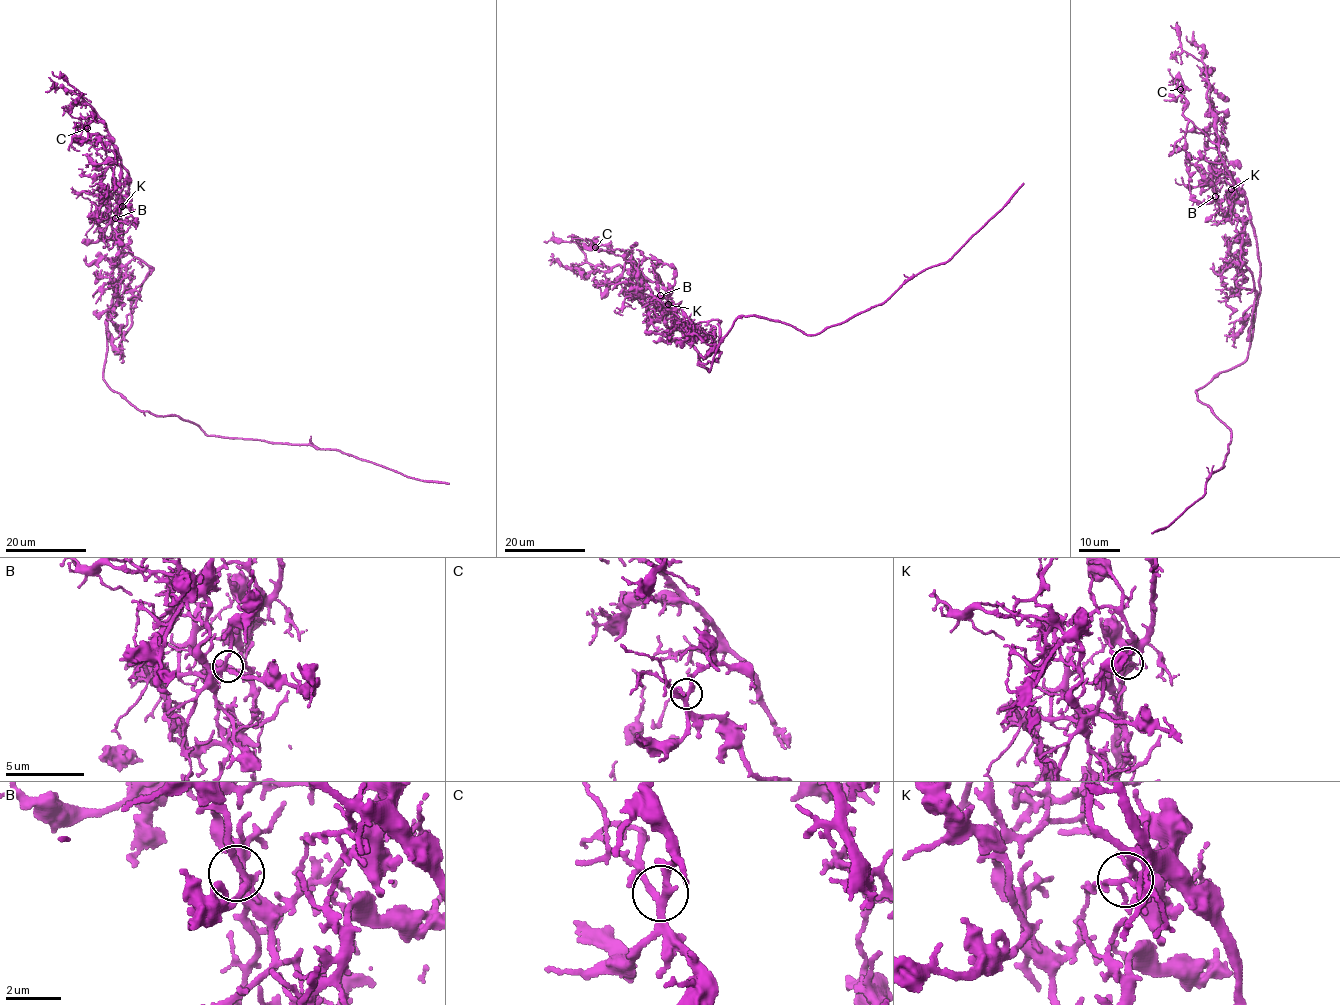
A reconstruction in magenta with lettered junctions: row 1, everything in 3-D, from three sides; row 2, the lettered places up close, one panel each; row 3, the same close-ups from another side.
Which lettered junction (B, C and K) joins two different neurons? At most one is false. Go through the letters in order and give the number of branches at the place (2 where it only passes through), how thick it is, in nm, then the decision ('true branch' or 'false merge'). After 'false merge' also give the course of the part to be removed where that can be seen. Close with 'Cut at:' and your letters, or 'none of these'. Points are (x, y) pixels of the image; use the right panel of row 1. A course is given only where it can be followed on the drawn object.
B: branches 4; calibre 220 nm; true branch
C: branches 4; calibre 240 nm; true branch
K: branches 4; calibre 200 nm; false merge; course (1231, 190), (1226, 190), (1224, 199), (1217, 197), (1211, 175), (1189, 162), (1191, 158), (1185, 150), (1185, 133)
Cut at: K

